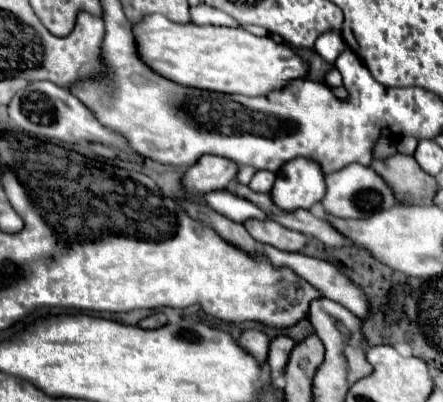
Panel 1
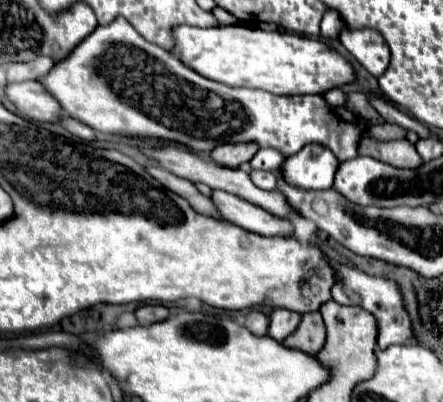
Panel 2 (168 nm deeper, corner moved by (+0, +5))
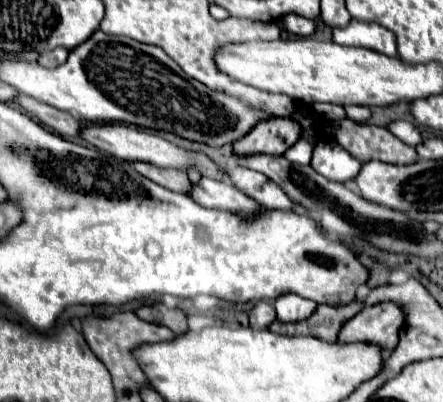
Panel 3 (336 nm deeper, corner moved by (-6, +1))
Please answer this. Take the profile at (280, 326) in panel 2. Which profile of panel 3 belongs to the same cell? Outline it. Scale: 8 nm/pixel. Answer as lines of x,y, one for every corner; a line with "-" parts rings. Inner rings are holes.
288,293
288,295
282,295
280,299
276,299
274,307
276,307
276,315
278,315
280,323
298,323
298,321
308,319
314,313
316,303
300,297
300,295

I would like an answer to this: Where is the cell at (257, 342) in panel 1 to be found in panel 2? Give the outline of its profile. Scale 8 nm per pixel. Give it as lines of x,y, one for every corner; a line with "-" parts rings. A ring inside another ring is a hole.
254,309
254,311
250,311
250,313
246,315
246,323
244,323
244,325
246,325
254,335
264,335
264,333
268,333
268,323
270,323
268,315

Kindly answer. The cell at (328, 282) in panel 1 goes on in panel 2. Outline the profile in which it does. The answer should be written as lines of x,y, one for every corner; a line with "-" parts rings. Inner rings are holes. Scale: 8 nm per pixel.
334,263
336,269
336,287
332,291
332,299
340,305
356,305
366,311
370,311
378,319
378,349
386,349
390,345
406,345
414,339
412,321
404,307
404,297
396,281
384,279
384,277
372,277
366,275
360,269
350,269
340,263

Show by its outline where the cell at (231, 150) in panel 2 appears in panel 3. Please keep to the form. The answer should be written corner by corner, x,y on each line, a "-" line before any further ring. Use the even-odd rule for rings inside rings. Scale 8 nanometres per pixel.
274,117
258,123
244,139
232,145
234,155
282,155
292,143
300,139
300,127
288,117

